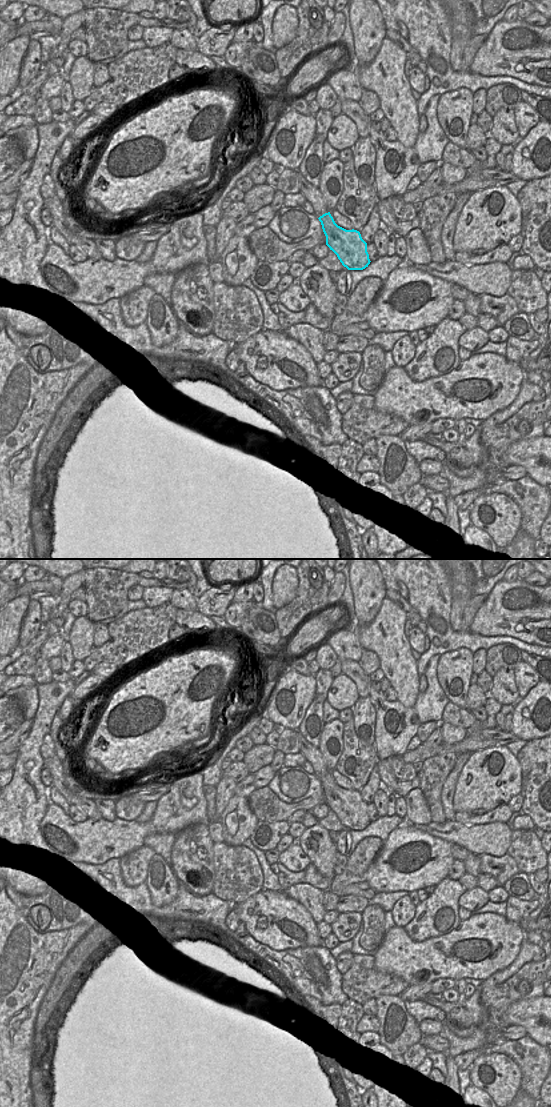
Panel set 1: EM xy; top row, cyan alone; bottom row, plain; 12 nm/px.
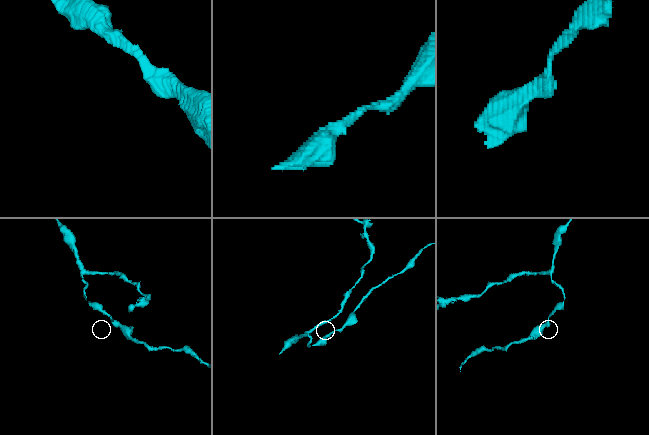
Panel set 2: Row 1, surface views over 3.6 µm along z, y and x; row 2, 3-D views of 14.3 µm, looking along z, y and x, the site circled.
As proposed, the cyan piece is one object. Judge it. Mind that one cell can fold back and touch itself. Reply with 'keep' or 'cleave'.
keep

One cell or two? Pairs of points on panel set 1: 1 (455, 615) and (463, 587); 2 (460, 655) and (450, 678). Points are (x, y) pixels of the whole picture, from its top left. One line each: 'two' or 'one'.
1: one
2: one

